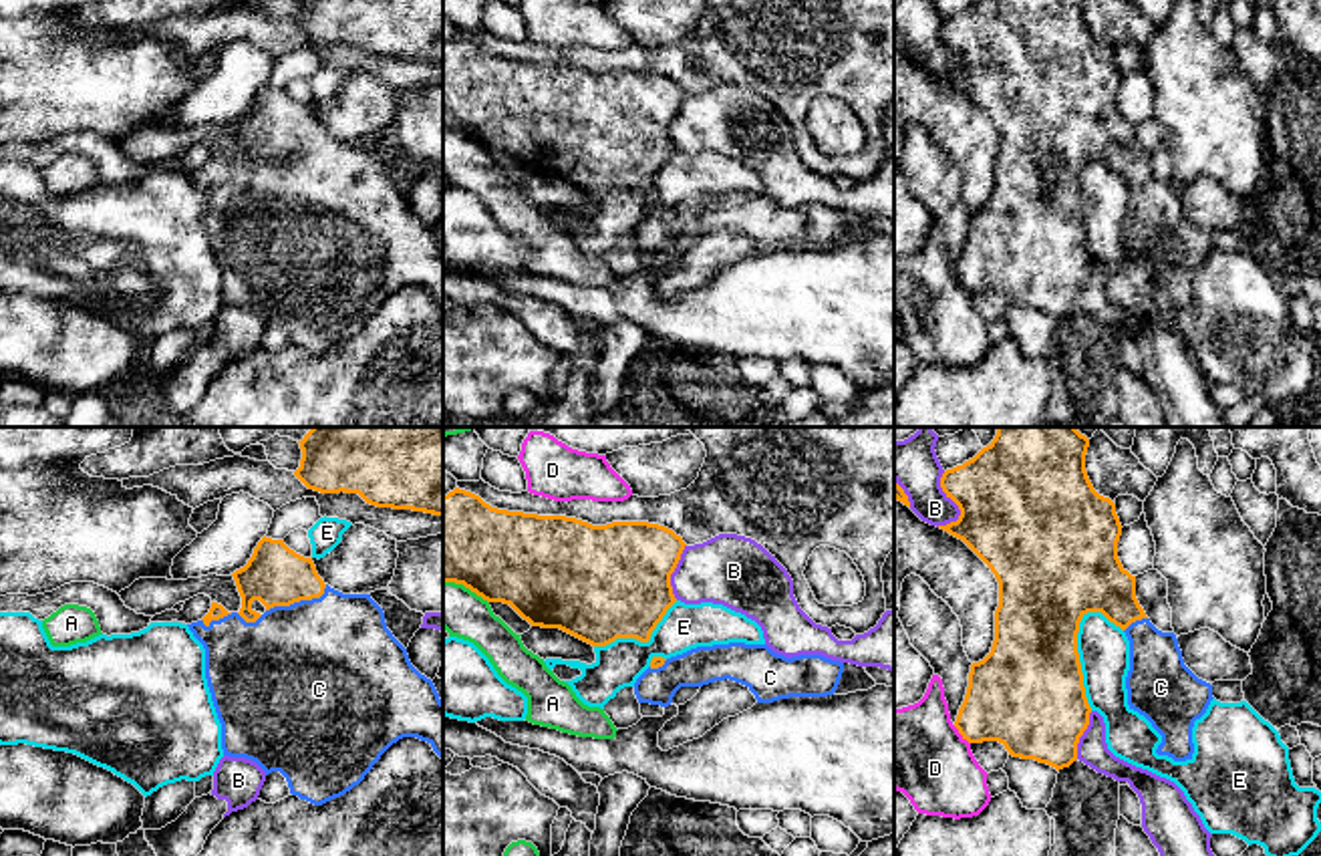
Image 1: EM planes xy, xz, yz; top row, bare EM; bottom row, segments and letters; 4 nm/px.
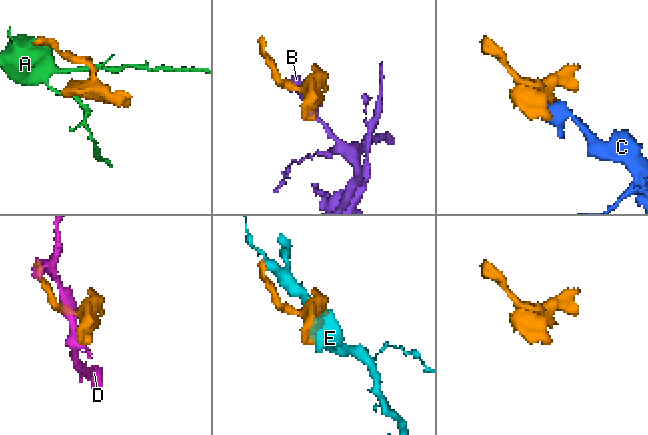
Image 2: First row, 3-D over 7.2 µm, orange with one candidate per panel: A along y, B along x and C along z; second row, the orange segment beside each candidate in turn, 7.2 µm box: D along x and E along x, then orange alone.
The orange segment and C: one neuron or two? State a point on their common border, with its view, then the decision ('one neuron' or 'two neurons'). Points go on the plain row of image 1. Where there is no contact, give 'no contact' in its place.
contact xy (299, 150); one neuron

